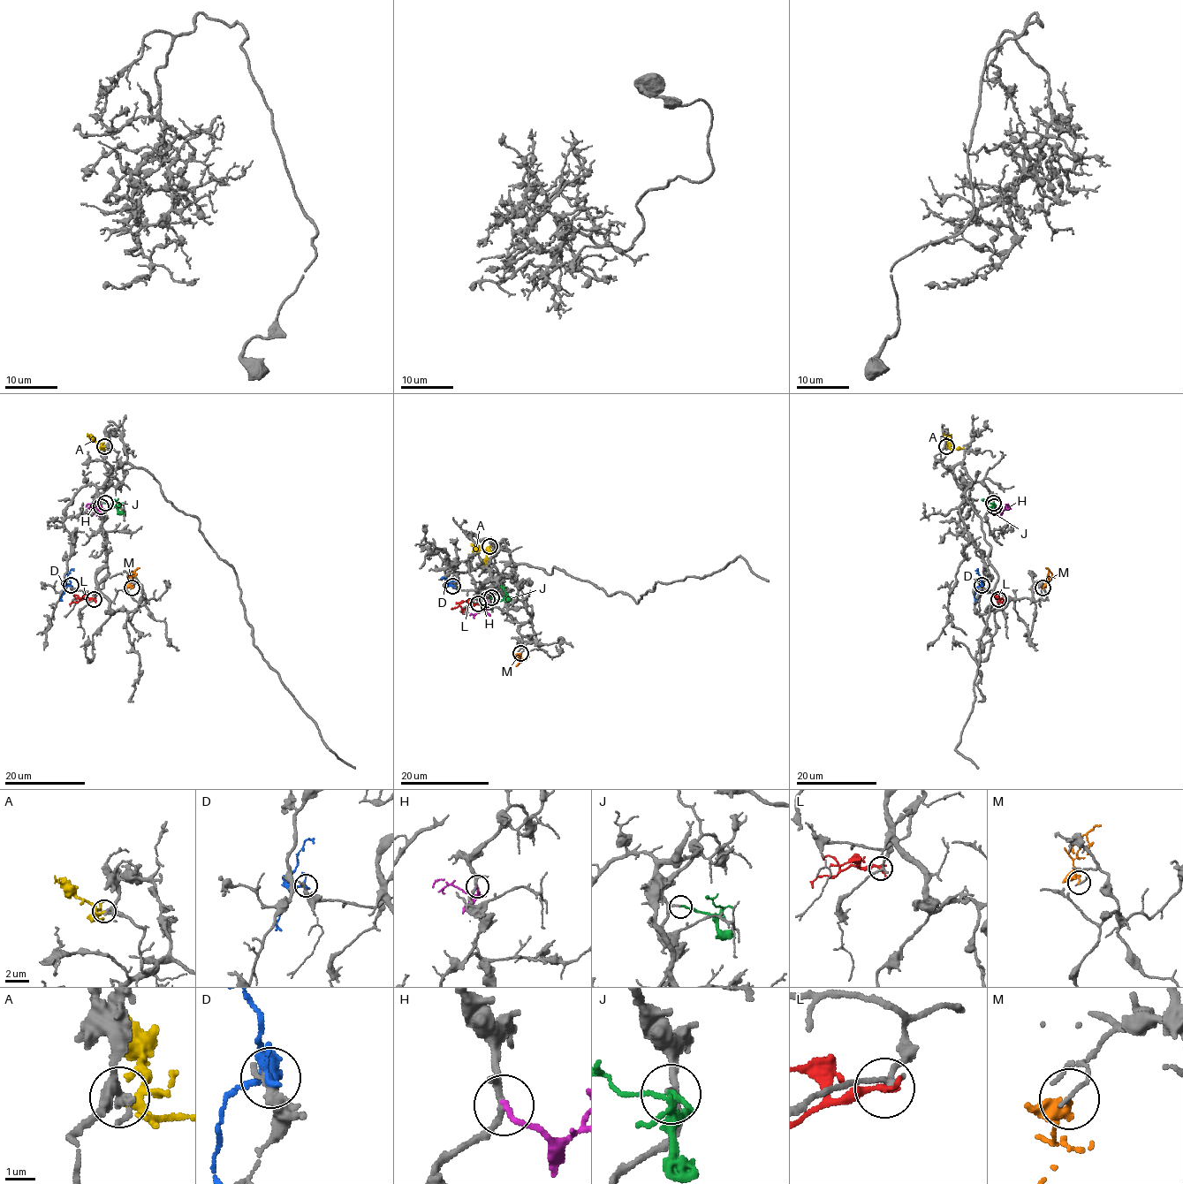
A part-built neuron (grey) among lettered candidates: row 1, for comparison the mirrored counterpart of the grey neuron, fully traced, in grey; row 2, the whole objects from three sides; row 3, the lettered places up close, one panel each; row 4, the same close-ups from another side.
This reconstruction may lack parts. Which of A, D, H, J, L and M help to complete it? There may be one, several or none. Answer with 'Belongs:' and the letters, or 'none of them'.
Belongs: A, J

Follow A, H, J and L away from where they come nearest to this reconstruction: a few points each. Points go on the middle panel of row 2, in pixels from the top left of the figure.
A: (490, 546), (482, 550), (471, 543)
H: (487, 599), (484, 610), (469, 615)
J: (491, 598), (498, 600), (504, 598), (505, 592), (501, 585)
L: (478, 603), (462, 609), (459, 606), (452, 608)

